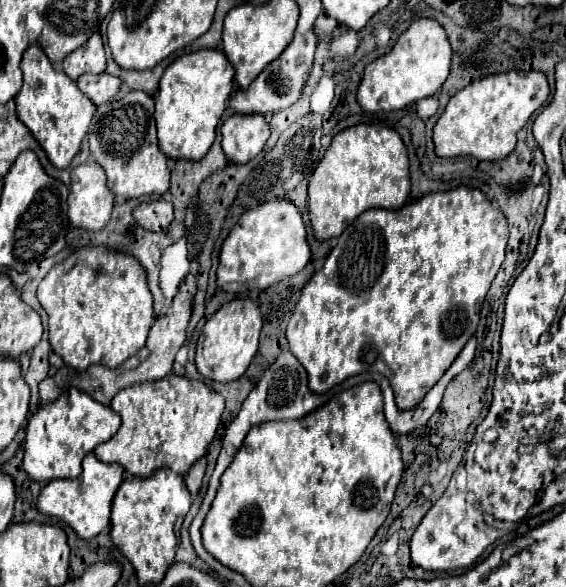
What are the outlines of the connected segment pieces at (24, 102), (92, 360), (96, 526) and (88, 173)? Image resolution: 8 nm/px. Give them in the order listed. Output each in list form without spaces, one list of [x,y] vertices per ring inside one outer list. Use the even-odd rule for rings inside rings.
[[[30,44],[22,58],[22,74],[24,74],[24,86],[16,96],[16,112],[18,120],[30,128],[32,136],[38,140],[42,150],[46,152],[48,160],[56,168],[68,168],[72,158],[78,154],[80,144],[88,132],[90,120],[94,116],[96,106],[90,98],[86,98],[76,82],[72,82],[64,72],[56,72],[44,54],[42,46]]]
[[[80,248],[56,264],[40,282],[38,300],[50,316],[52,350],[76,372],[84,372],[92,364],[120,366],[146,344],[146,334],[156,320],[140,262],[134,256],[106,248]],[[58,304],[70,304],[70,312],[58,308]],[[82,304],[90,304],[88,318],[84,318]],[[96,304],[100,304],[100,310]]]
[[[92,452],[84,458],[84,470],[74,480],[52,480],[48,482],[36,502],[36,508],[42,514],[56,516],[58,520],[66,522],[76,530],[76,534],[84,540],[98,536],[106,526],[110,526],[110,510],[112,498],[124,480],[124,468],[120,464],[106,464],[100,462]]]
[[[86,162],[72,168],[72,184],[68,196],[70,224],[84,230],[100,230],[110,220],[112,192],[108,192],[104,174],[96,162]]]

